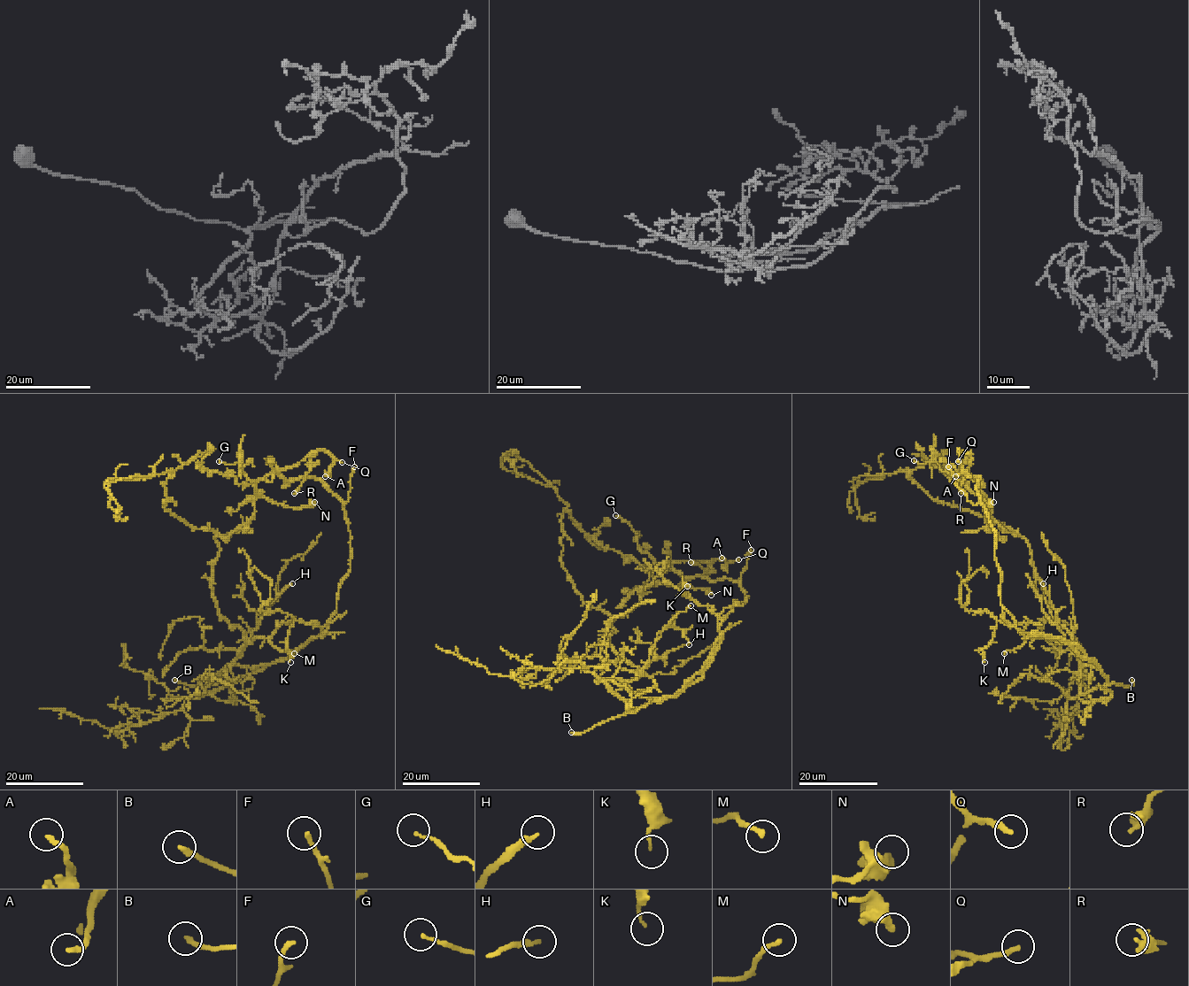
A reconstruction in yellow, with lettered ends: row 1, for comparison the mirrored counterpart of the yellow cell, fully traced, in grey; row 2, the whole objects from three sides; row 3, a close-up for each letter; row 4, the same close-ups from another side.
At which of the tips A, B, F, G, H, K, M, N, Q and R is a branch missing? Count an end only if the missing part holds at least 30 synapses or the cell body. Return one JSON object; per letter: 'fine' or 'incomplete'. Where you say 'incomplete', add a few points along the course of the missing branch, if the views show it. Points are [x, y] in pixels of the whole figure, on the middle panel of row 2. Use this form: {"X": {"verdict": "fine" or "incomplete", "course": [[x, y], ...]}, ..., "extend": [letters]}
{"A": {"verdict": "fine"}, "B": {"verdict": "incomplete", "course": [[571, 732], [545, 722], [465, 719], [460, 721], [460, 716], [456, 714]]}, "F": {"verdict": "fine"}, "G": {"verdict": "fine"}, "H": {"verdict": "incomplete", "course": [[689, 644], [728, 633], [770, 610], [769, 596], [746, 573], [740, 571], [736, 574]]}, "K": {"verdict": "fine"}, "M": {"verdict": "fine"}, "N": {"verdict": "fine"}, "Q": {"verdict": "incomplete", "course": [[738, 559], [760, 572], [757, 570], [768, 557], [767, 548], [758, 539], [775, 530]]}, "R": {"verdict": "fine"}, "extend": ["B", "H", "Q"]}

